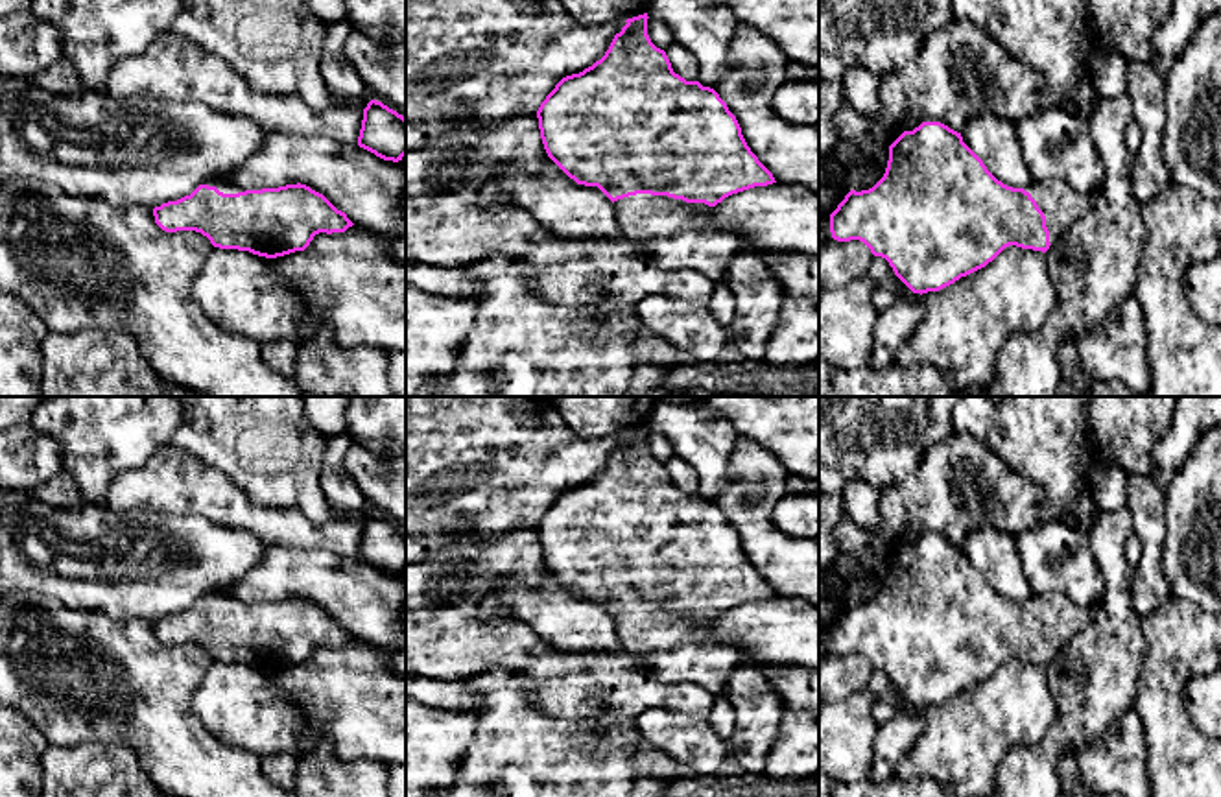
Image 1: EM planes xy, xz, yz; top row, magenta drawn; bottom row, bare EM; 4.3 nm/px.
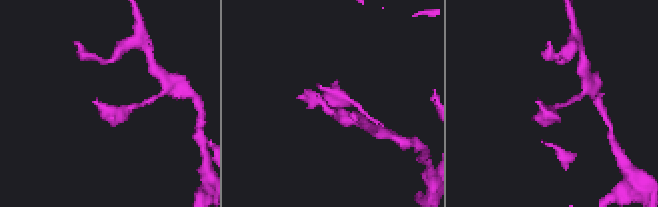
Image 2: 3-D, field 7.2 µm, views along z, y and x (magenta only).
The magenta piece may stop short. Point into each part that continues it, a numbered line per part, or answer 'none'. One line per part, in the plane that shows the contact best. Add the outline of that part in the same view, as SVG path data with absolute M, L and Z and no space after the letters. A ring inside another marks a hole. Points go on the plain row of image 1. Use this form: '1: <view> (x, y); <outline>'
1: xz (677, 648); M636 607L612 616L622 648L647 659L660 681L690 681L723 696L743 655L708 633L710 620L668 609Z

